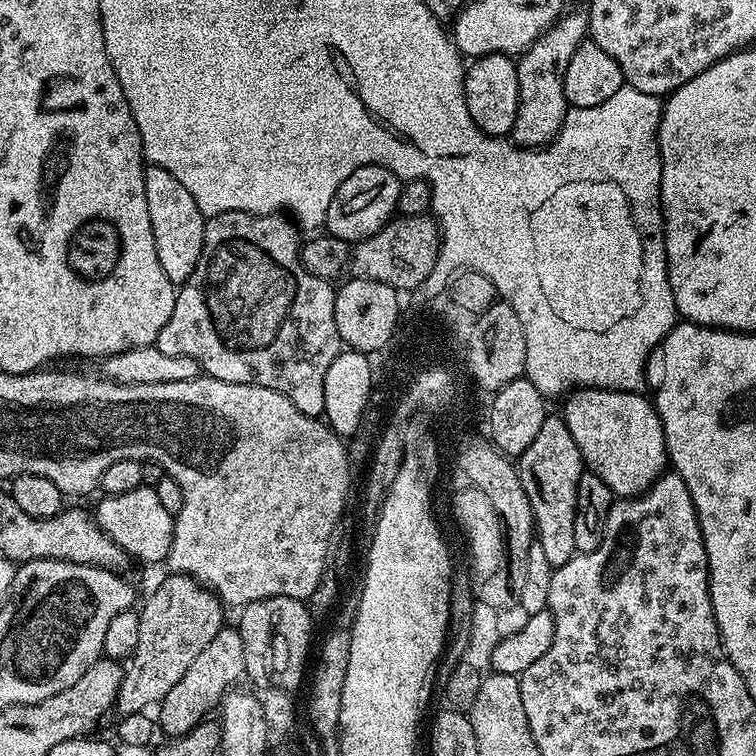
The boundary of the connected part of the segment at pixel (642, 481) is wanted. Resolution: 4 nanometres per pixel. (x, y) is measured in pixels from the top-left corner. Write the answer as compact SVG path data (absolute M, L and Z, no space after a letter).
M577 388L567 393L562 415L570 430L570 438L578 442L587 471L592 472L612 492L613 497L638 496L647 490L665 471L667 452L664 449L663 428L650 400L639 391L615 392L609 388Z

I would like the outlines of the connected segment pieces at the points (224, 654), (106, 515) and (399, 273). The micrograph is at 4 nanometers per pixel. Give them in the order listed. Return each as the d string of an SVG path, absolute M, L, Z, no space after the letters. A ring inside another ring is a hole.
M225 626L218 634L214 634L214 642L194 658L190 670L182 674L180 681L164 695L164 699L158 705L160 720L158 718L159 731L165 732L165 737L185 736L191 732L201 720L209 715L212 707L223 701L224 693L233 687L232 684L239 676L245 675L244 651L242 650L242 634L239 627Z
M141 486L126 494L105 495L104 500L96 504L94 519L96 525L133 561L141 560L144 564L156 564L167 561L172 545L173 513L162 506L155 487Z
M429 215L395 217L382 230L355 243L349 271L355 279L382 282L396 290L416 288L434 268L440 247L439 237L439 225Z

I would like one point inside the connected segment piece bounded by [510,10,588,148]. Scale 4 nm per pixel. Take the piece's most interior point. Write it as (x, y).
(542, 103)

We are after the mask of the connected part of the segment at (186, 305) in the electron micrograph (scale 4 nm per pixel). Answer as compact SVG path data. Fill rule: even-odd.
M223 212L211 217L204 225L204 249L200 255L200 261L196 263L194 274L190 274L190 278L179 285L174 302L174 314L170 314L170 322L166 322L166 326L162 326L154 347L162 350L162 354L194 358L194 362L200 364L203 375L213 376L214 379L227 384L257 384L263 388L280 392L286 398L290 398L290 402L294 402L294 406L298 406L298 410L302 410L302 414L319 417L324 411L326 370L330 370L330 362L334 362L334 358L340 356L342 341L338 334L338 326L334 322L336 288L329 281L314 278L314 274L310 274L304 269L300 261L302 236L299 234L301 235L297 225L284 214L255 216L252 212Z

